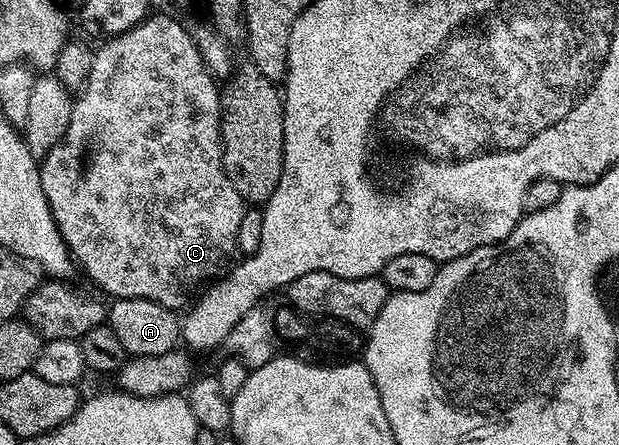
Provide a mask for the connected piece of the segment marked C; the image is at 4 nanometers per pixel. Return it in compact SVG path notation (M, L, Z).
M149 16L121 37L105 40L101 45L104 46L95 50L90 75L84 80L83 89L72 102L70 127L66 127L66 135L62 135L58 144L39 162L42 191L46 195L46 203L50 207L54 223L72 253L73 262L79 268L80 265L84 268L85 275L102 292L109 293L109 298L112 299L150 299L176 311L179 310L179 305L187 306L201 286L219 278L229 268L233 260L232 252L235 254L240 244L240 228L246 203L242 195L234 191L234 183L230 183L224 170L226 142L222 136L222 93L218 85L216 89L217 78L204 63L201 46L196 46L187 27L172 17Z

